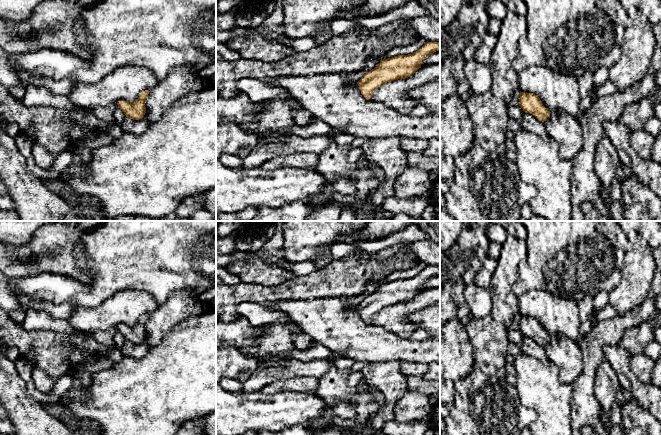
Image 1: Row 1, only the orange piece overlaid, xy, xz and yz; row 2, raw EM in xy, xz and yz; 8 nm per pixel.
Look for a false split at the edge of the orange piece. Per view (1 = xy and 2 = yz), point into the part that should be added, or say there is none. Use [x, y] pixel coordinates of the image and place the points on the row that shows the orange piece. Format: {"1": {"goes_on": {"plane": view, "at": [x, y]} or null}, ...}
{"1": {"goes_on": null}, "2": {"goes_on": {"plane": "yz", "at": [556, 111]}}}

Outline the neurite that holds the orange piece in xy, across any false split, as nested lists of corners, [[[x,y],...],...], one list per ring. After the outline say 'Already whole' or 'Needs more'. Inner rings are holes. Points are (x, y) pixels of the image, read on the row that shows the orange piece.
[[[149,90],[143,91],[137,100],[129,101],[118,101],[117,105],[120,108],[126,117],[129,117],[133,120],[140,120],[144,117],[146,113],[145,102],[149,94]]]. Already whole

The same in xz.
[[[426,42],[416,52],[383,59],[358,81],[361,94],[371,99],[372,93],[387,82],[405,79],[414,74],[424,60],[432,53],[440,50],[440,42]]]. Already whole

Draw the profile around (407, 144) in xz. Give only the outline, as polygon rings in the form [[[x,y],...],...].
[[[401,137],[400,146],[405,152],[420,152],[423,153],[429,145],[429,141],[418,138]]]

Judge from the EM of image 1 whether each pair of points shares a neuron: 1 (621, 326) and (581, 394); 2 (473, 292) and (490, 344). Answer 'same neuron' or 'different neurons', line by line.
1: same neuron
2: different neurons

